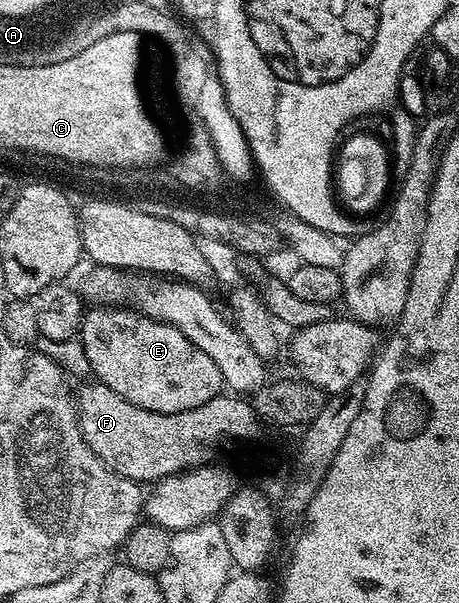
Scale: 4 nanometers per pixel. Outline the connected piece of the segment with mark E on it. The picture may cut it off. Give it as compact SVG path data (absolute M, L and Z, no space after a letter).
M92 308L85 313L78 335L78 342L84 345L84 358L93 370L95 381L106 384L122 400L130 400L138 408L146 408L146 412L159 414L177 414L198 408L221 393L222 383L218 364L202 352L178 328L167 326L164 322L155 322L153 318L143 318L132 310L123 308Z

